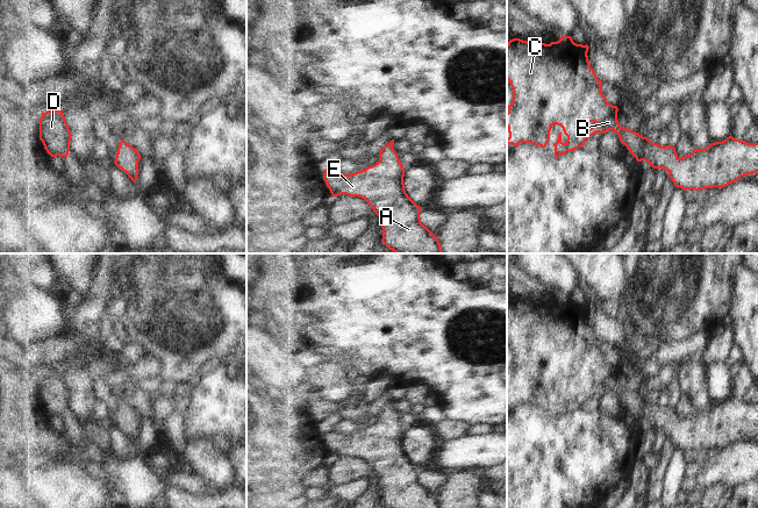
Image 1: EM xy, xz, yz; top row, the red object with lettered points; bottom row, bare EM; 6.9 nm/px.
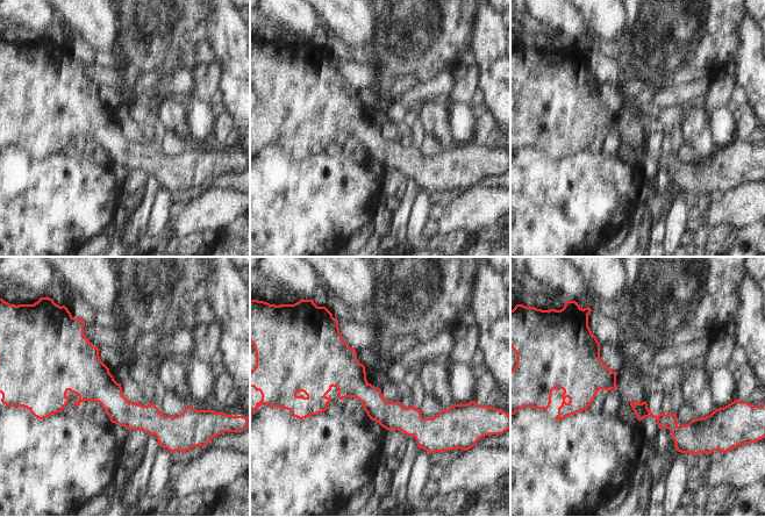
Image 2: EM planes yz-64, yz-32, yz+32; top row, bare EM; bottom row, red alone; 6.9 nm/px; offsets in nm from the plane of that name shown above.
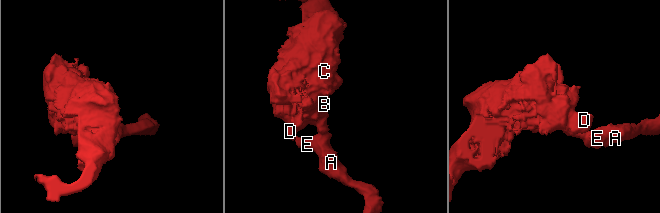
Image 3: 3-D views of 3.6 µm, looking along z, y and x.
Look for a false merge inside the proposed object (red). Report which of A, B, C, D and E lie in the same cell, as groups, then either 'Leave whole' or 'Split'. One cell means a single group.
Groups: A B C D E. Leave whole

